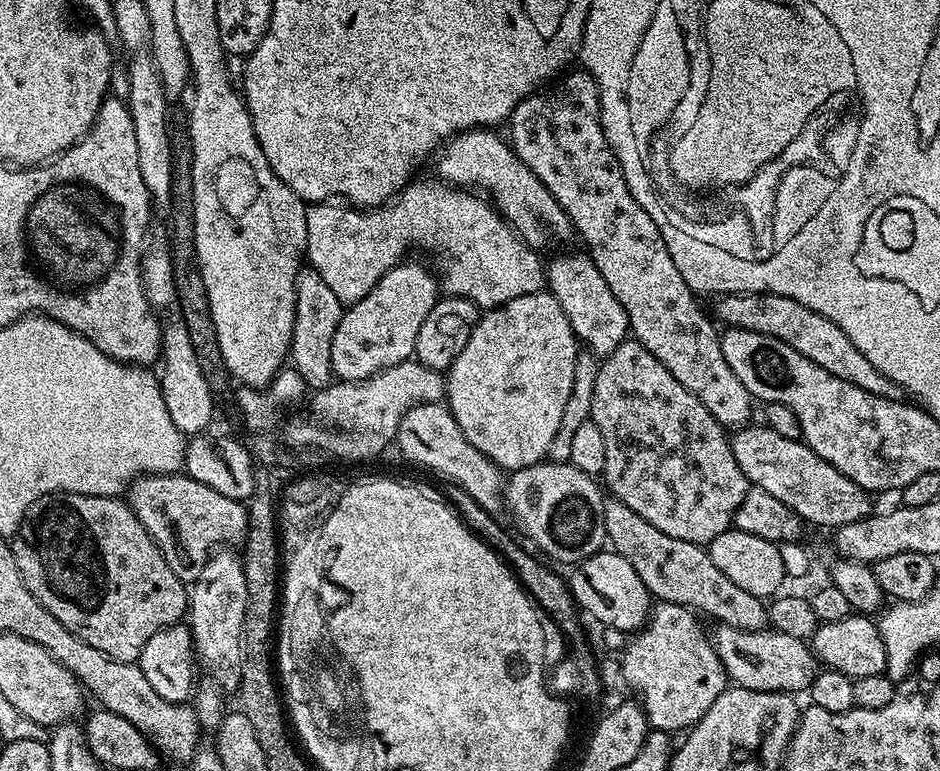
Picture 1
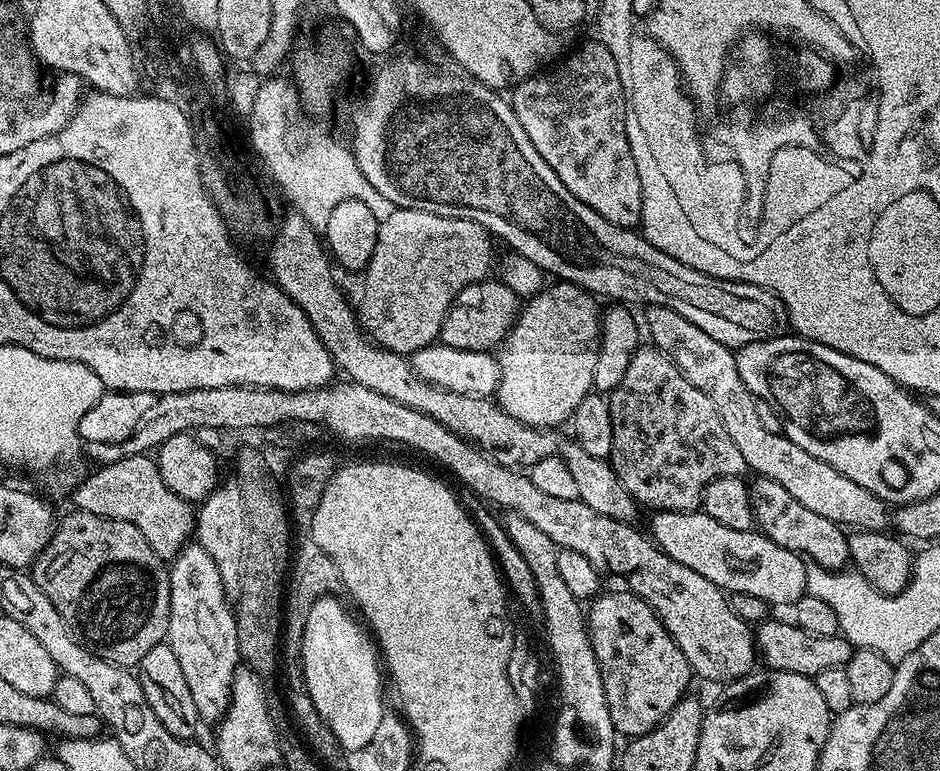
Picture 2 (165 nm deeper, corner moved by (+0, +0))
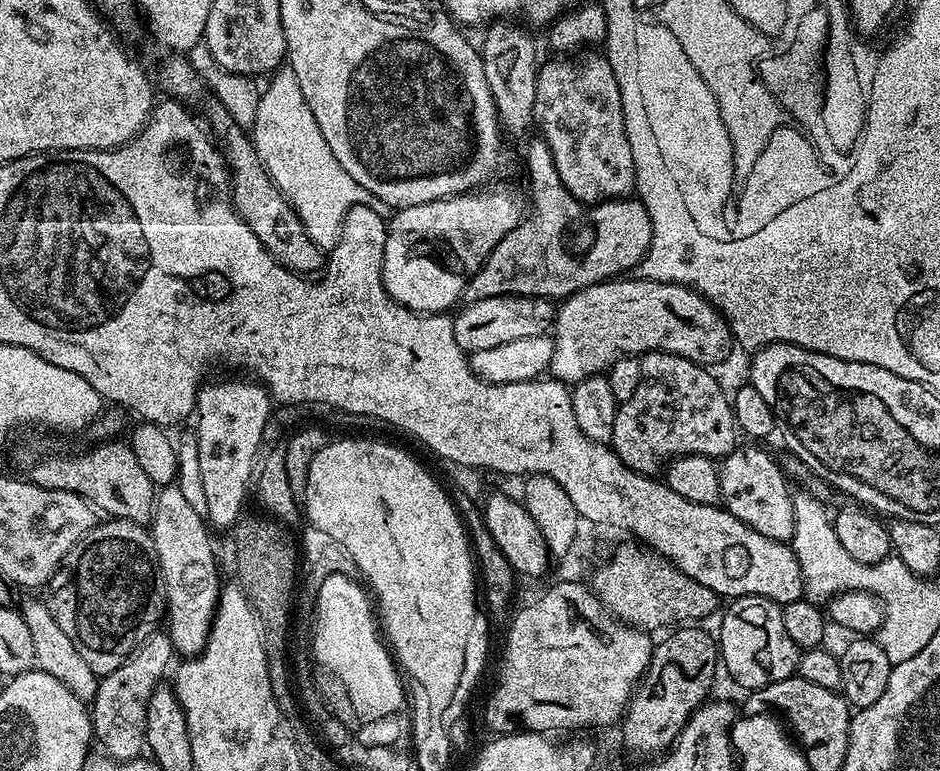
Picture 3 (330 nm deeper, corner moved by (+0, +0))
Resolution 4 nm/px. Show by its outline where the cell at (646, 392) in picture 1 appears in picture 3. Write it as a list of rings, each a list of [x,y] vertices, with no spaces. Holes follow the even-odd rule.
[[[645,352],[640,356],[640,365],[642,382],[638,382],[638,390],[634,390],[631,398],[619,401],[610,441],[612,451],[626,467],[644,476],[655,477],[669,460],[677,456],[698,454],[723,458],[736,449],[738,429],[729,393],[724,393],[723,386],[708,373],[711,371],[705,365],[695,364],[669,352]]]

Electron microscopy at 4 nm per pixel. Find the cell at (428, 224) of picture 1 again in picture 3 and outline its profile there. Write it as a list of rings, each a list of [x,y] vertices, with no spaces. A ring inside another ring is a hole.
[[[287,66],[281,67],[271,75],[260,92],[257,104],[257,118],[250,129],[252,142],[255,144],[266,170],[272,176],[272,181],[282,190],[282,194],[295,208],[298,218],[304,223],[306,234],[315,244],[324,246],[329,243],[328,236],[335,237],[338,226],[343,225],[348,216],[349,208],[357,208],[359,204],[371,205],[373,196],[366,190],[366,186],[358,186],[346,170],[342,170],[342,162],[334,158],[326,138],[322,138],[322,130],[318,130],[318,122],[314,122],[314,114],[310,114],[310,106],[306,106],[306,98],[302,94],[302,86],[298,86],[298,74]]]

